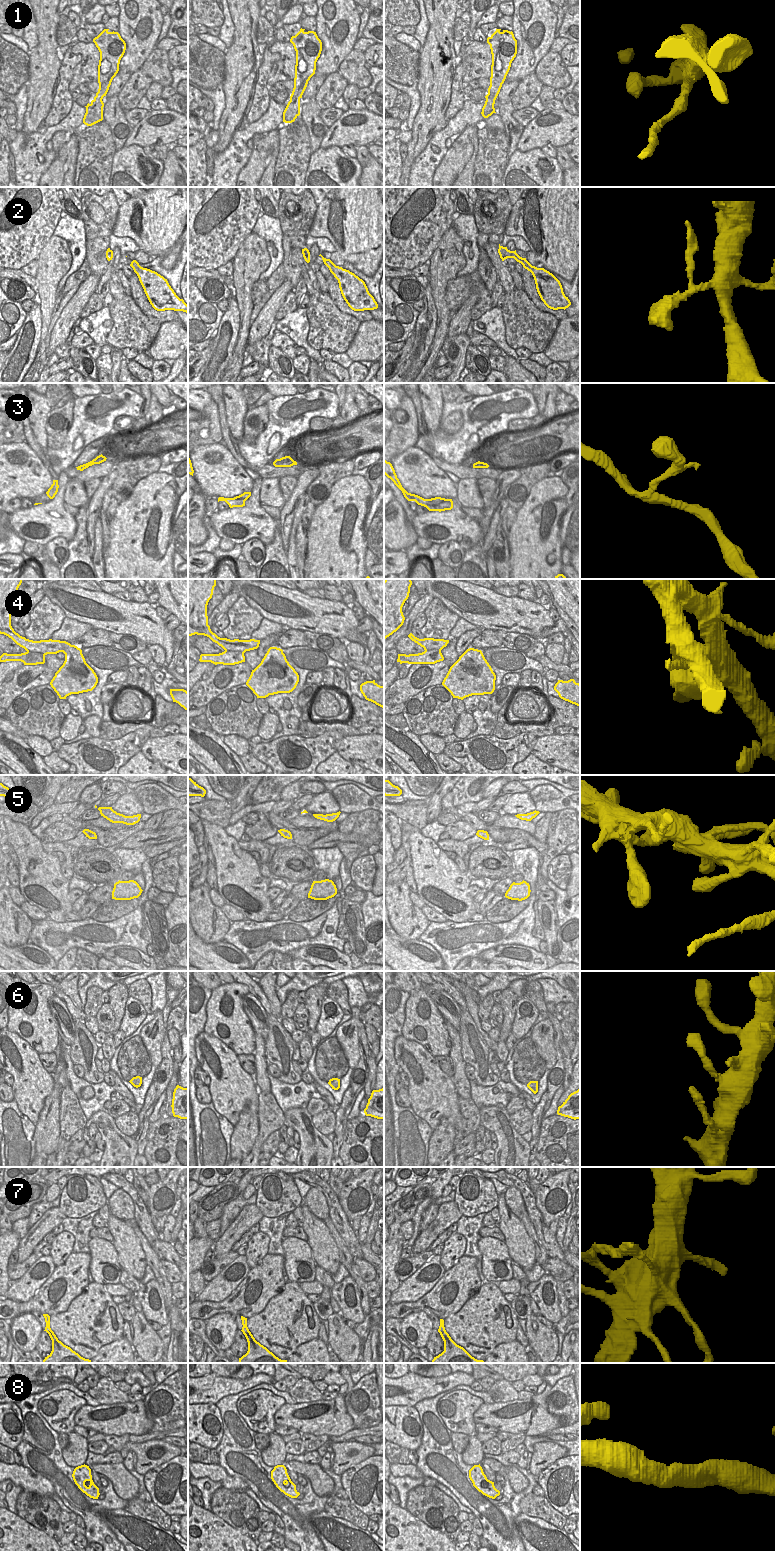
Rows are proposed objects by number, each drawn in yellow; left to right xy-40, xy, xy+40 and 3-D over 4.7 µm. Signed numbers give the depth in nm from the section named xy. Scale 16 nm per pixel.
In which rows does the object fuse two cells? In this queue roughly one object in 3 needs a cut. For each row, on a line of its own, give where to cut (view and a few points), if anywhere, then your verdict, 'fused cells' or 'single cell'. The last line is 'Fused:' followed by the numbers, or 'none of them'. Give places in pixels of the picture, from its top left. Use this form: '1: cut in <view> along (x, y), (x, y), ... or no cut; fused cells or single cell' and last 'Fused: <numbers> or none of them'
1: cut in xy+40 along (488, 90), (490, 94), (496, 97); fused cells
2: no cut; single cell
3: cut in xy along (234, 497), (246, 499); fused cells
4: cut in xy along (225, 650), (239, 650), (243, 653); fused cells
5: no cut; single cell
6: no cut; single cell
7: no cut; single cell
8: no cut; single cell
Fused: 1, 3, 4

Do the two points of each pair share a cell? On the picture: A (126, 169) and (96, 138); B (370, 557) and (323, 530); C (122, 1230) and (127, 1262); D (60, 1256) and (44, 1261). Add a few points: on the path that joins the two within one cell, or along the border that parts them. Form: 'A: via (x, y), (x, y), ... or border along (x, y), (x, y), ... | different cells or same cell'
A: border along (116, 151), (113, 156), (111, 174), (109, 176) | different cells
B: border along (367, 548), (365, 568) | different cells
C: via (124, 1238), (127, 1245), (127, 1254) | same cell
D: border along (49, 1255), (56, 1266) | different cells

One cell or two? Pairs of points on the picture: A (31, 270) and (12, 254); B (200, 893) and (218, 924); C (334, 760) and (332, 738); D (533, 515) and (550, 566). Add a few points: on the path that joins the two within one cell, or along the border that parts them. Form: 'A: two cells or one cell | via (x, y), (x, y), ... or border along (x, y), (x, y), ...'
A: two cells | border along (36, 258), (20, 269)
B: one cell | via (200, 901), (200, 906), (210, 916)
C: two cells | border along (336, 750), (318, 764)
D: one cell | via (535, 528), (535, 551), (537, 553)

